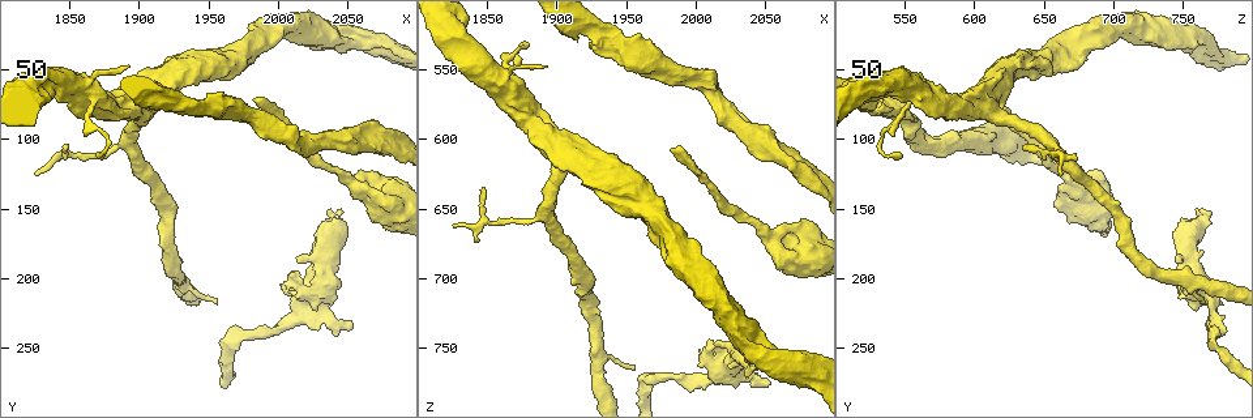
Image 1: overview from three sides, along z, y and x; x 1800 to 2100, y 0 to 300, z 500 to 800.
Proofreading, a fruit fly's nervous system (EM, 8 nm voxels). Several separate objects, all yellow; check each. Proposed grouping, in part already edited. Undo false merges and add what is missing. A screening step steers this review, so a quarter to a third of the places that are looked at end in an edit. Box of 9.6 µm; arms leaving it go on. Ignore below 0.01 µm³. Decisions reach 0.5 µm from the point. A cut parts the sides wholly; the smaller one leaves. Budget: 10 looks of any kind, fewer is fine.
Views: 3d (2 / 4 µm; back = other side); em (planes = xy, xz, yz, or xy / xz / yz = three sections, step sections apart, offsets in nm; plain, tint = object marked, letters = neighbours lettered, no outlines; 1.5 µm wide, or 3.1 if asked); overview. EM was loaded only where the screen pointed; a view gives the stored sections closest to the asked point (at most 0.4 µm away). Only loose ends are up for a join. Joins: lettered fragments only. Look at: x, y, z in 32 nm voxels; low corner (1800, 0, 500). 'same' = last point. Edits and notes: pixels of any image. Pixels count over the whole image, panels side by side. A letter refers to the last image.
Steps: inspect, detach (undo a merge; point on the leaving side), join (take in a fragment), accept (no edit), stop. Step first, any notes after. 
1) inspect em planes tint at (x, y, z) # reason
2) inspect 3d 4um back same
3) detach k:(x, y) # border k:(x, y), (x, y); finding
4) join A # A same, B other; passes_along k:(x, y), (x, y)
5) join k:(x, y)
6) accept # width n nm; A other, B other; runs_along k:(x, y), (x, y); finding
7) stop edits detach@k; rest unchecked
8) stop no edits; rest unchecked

inspect em planes letters at (1984, 72, 608) # free end

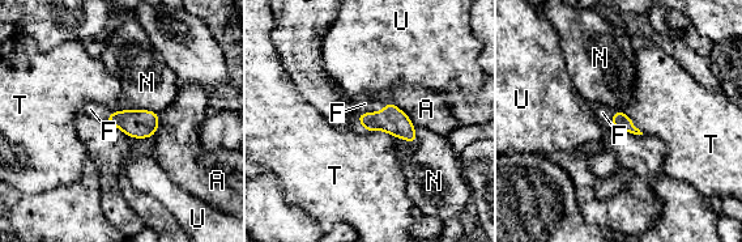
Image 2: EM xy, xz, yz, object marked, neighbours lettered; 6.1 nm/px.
join F # A other, F same, N other, T other, U other; passes_along 2:(391, 119), (376, 111), (365, 103); it goes on there

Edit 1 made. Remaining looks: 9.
inspect em planes letters at (1938, 48, 646) # thick end

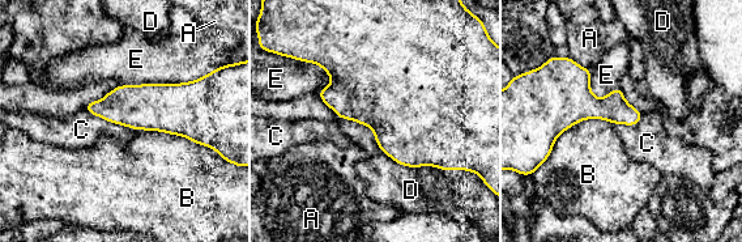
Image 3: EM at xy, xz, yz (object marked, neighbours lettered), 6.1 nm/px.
join E # longest_contact B 500 nm; A other, B other, C other, D other, E same; it goes on there

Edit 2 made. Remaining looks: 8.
inspect 3d 2um at (1894, 48, 548) # branch stops here

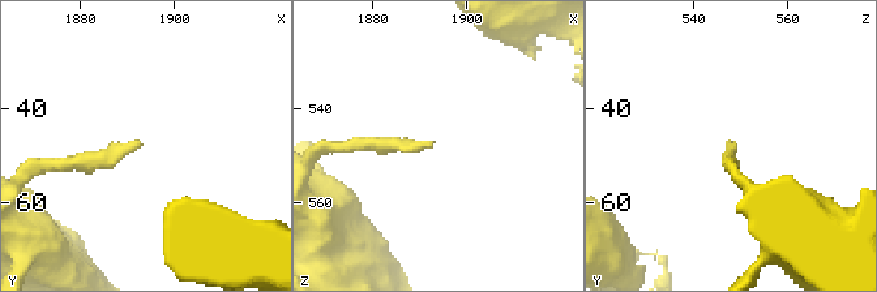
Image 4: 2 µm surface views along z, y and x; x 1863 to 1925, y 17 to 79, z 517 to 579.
inspect em planes letters at (1892, 47, 549)

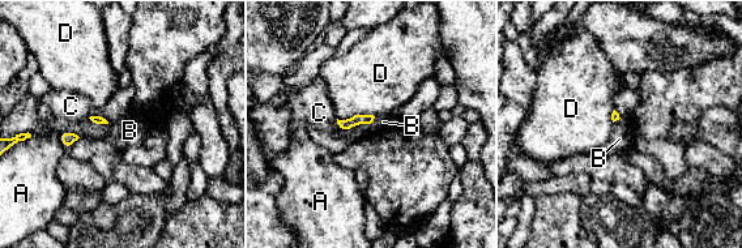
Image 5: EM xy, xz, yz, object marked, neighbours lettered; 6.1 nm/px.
accept # A other, B other, C other, D other; none of them fits

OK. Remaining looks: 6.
inspect em planes letters at (2054, 232, 776) # an open end

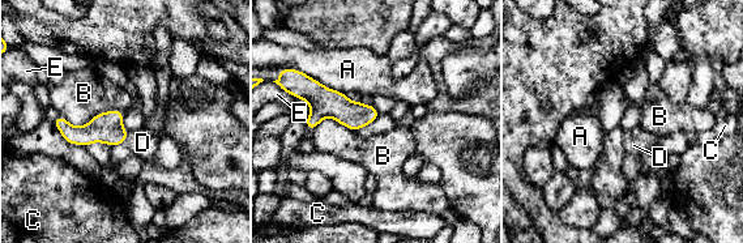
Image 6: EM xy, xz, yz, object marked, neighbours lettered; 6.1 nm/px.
join D # A other, B other, C other, D same, E other; passes_along 6:(106, 127), (126, 137), (142, 143); it goes on there

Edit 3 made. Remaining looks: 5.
stop edits join@2, join@3, join@6; rest unchecked

